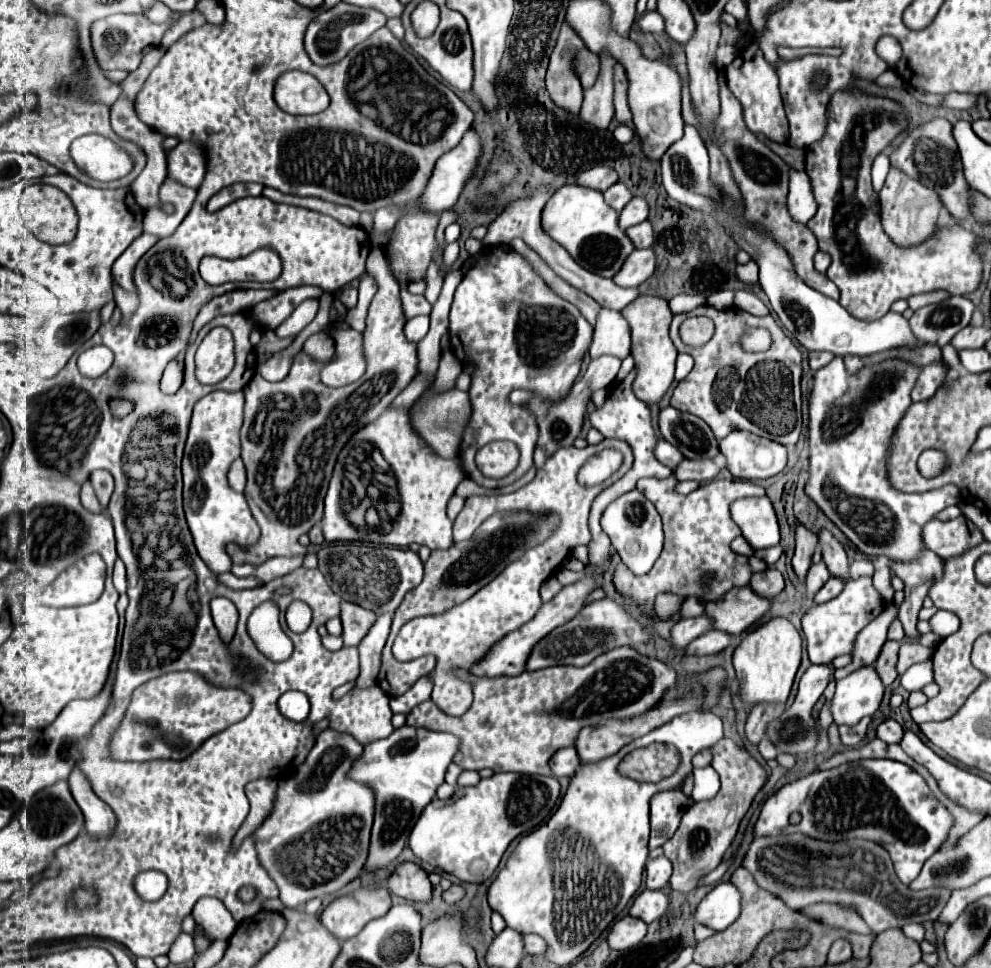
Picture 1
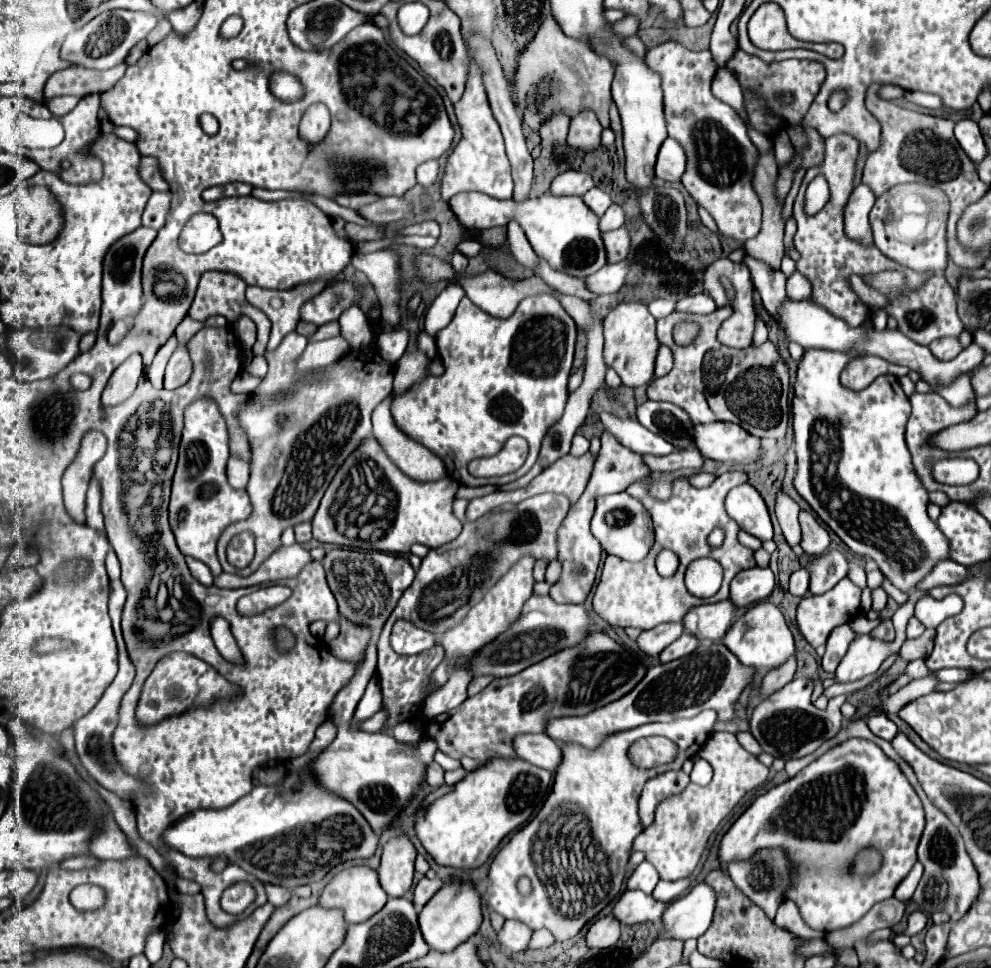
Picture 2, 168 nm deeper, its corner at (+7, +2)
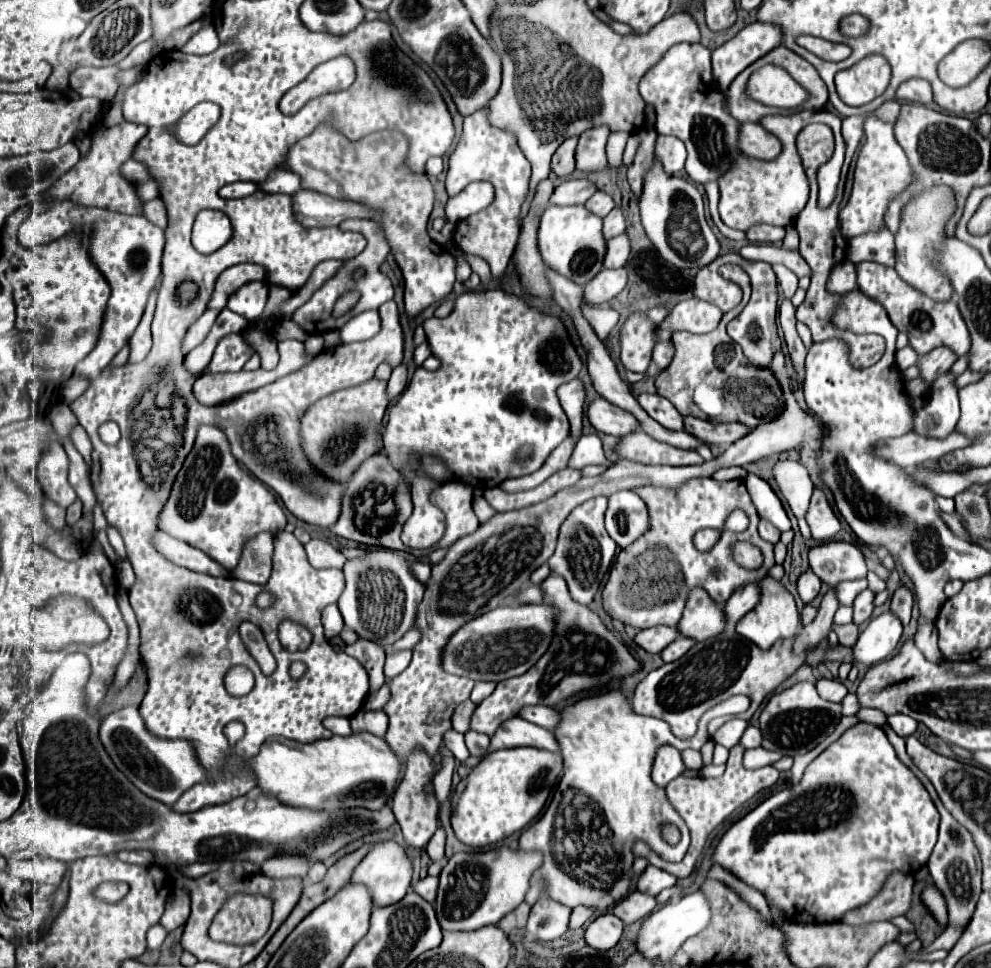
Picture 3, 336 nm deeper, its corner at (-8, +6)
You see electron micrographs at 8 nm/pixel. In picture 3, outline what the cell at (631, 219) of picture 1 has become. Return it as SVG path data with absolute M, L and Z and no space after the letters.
M615 207L607 217L603 217L603 235L605 239L611 239L615 235L621 235L625 231L625 219L619 207Z

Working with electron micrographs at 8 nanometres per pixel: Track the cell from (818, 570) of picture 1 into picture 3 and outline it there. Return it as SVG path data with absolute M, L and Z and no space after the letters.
M805 571L797 581L797 593L803 599L803 603L811 603L817 597L819 589L821 589L821 581L813 571Z

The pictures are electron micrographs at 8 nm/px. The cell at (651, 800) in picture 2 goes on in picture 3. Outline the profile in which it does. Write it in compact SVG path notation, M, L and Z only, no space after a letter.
M663 745L655 753L655 763L653 763L653 781L661 787L665 787L671 779L679 777L685 771L685 765L681 761L681 755L675 747Z

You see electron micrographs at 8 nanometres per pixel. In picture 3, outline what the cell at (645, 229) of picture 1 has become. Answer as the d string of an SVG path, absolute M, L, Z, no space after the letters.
M625 233L609 239L607 241L607 255L605 255L603 267L605 269L619 269L619 267L623 267L623 263L627 263L627 259L629 259L629 253L631 253L631 247L629 247L629 239L627 239Z

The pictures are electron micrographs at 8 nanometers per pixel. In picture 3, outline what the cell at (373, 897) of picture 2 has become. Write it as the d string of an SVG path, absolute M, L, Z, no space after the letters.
M381 841L357 865L351 881L367 885L373 895L375 905L385 907L385 905L393 905L393 903L401 901L405 897L409 883L411 883L411 875L413 875L413 865L411 865L411 859L407 857L405 849L397 841Z

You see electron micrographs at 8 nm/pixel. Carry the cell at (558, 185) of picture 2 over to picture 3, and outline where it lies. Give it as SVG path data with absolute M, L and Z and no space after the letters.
M585 179L563 181L561 185L555 187L555 193L551 195L551 205L581 205L595 191L597 191L597 187Z

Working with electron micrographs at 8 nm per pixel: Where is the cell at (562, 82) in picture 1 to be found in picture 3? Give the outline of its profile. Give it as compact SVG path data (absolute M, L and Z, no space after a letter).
M567 139L555 151L551 161L551 171L557 177L569 177L575 173L575 147L577 147L577 139Z

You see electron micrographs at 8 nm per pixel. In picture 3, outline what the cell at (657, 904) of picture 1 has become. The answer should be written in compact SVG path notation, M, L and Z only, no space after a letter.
M633 891L633 893L629 893L625 899L621 899L621 901L611 909L611 913L617 915L625 925L629 925L629 923L641 921L641 919L645 919L647 915L651 915L655 907L657 907L655 897L643 895L643 893L639 893L639 891Z

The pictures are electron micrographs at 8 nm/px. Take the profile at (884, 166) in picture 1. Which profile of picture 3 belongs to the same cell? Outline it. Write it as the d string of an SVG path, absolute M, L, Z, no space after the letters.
M887 229L859 235L851 239L847 247L847 259L853 263L875 261L885 267L895 267L895 241Z

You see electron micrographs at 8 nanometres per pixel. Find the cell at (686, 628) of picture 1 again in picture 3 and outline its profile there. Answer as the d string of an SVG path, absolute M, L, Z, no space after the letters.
M657 625L657 627L649 627L649 629L643 629L639 631L633 641L643 647L647 653L661 653L673 639L677 639L679 631L675 627L663 627L663 625Z

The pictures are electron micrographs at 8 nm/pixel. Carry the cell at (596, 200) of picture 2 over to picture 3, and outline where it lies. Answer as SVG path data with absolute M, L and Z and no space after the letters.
M597 191L591 199L587 199L587 203L585 203L585 207L593 213L593 215L599 215L599 217L605 217L613 207L615 207L615 203L613 203L613 199L609 197L609 195L605 195L605 193L601 193L601 191Z

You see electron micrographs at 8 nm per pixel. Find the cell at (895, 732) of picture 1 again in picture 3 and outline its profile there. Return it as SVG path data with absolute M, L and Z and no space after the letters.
M901 713L891 715L891 717L887 719L887 723L889 723L891 729L893 729L897 735L901 735L901 737L909 737L909 735L913 735L915 729L917 729L917 721L911 719L911 717L907 717L907 715L901 715Z

